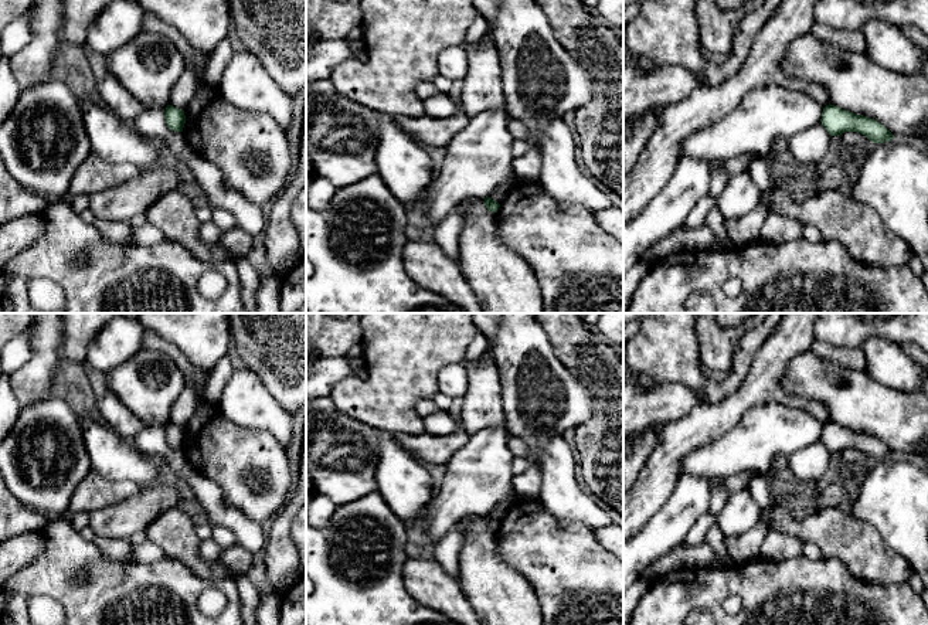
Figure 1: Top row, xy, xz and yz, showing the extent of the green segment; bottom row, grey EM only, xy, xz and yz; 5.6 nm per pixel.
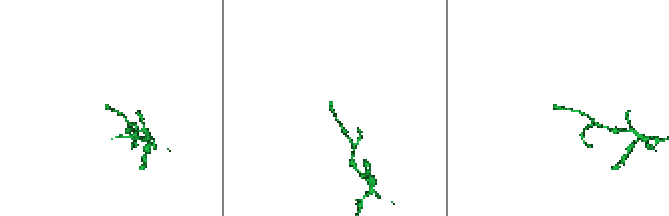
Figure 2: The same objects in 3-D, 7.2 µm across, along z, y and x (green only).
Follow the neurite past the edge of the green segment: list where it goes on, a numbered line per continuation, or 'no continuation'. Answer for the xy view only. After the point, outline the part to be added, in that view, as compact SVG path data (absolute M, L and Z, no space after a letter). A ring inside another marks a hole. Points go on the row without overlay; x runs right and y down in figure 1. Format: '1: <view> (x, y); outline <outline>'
no continuation

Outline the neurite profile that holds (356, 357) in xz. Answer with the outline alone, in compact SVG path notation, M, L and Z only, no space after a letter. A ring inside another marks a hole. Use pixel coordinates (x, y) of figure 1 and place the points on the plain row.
M361 342L354 344L349 353L346 354L346 357L349 359L350 364L357 367L357 368L363 368L366 367L366 360L364 360L364 354L363 354L363 344Z

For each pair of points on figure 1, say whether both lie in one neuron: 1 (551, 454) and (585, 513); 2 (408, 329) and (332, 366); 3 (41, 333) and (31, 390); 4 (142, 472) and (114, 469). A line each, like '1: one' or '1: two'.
1: one
2: two
3: one
4: one

